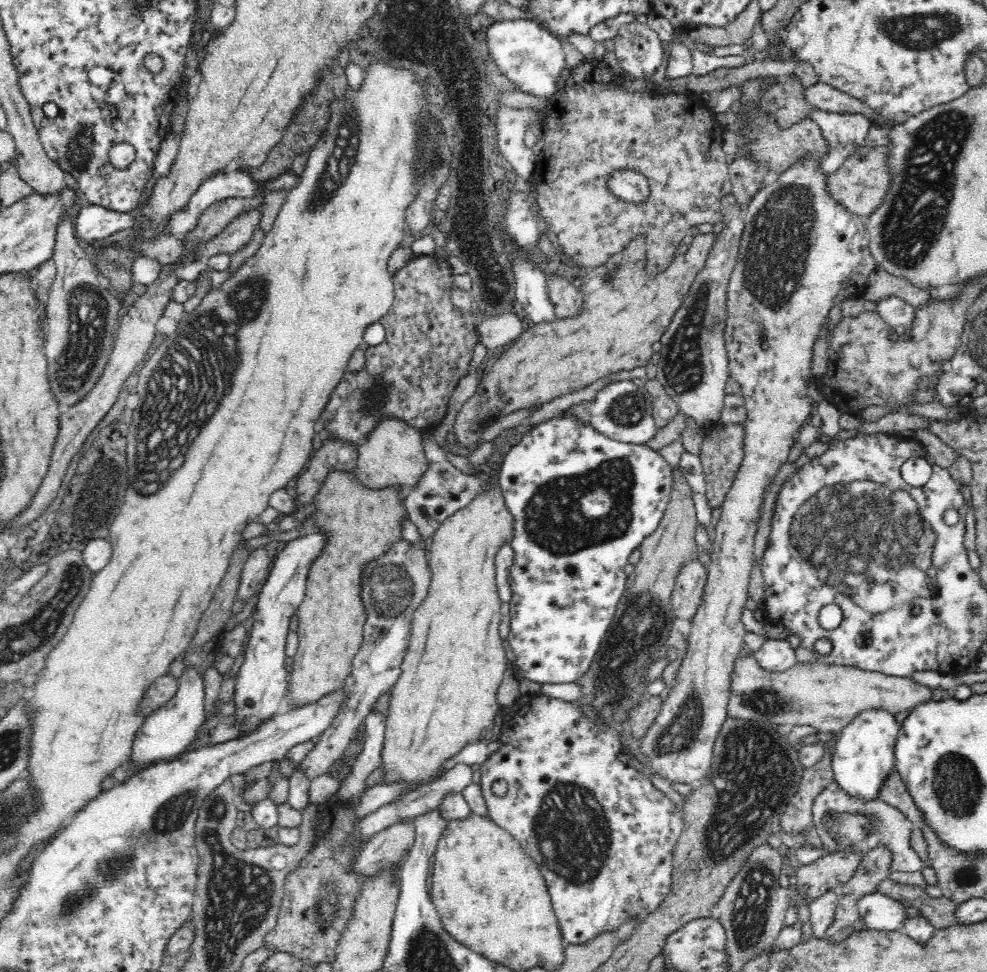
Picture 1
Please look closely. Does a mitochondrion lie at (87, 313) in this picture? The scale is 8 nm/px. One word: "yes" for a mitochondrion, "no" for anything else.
yes

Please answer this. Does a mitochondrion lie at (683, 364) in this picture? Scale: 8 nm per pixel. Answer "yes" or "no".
yes

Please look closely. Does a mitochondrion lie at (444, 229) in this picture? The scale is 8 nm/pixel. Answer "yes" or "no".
no

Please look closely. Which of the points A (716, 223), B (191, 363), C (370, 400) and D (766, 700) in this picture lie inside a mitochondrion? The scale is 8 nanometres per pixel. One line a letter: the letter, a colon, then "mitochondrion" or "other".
A: other
B: mitochondrion
C: mitochondrion
D: mitochondrion

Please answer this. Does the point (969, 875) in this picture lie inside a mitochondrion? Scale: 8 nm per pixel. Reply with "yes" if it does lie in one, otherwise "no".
yes

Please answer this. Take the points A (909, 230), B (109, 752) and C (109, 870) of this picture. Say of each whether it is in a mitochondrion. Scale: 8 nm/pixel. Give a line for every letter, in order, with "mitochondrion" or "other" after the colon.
A: mitochondrion
B: other
C: mitochondrion

